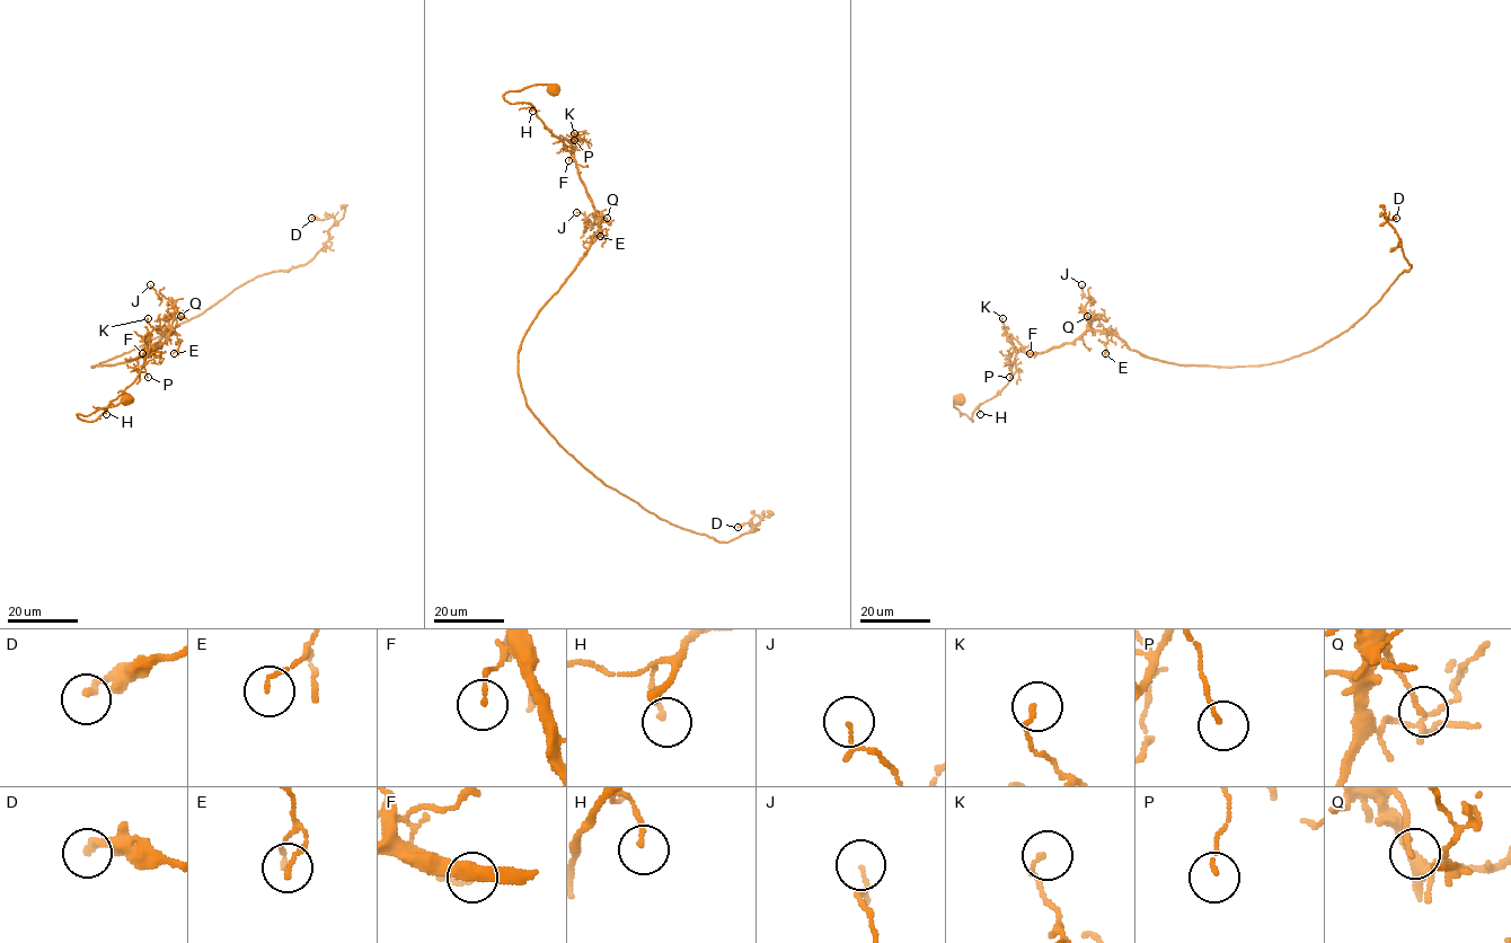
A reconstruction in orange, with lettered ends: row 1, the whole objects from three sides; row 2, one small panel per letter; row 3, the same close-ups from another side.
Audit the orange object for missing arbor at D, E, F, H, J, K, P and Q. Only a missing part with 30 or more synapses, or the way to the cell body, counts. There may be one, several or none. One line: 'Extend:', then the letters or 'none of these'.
Extend: none of these

